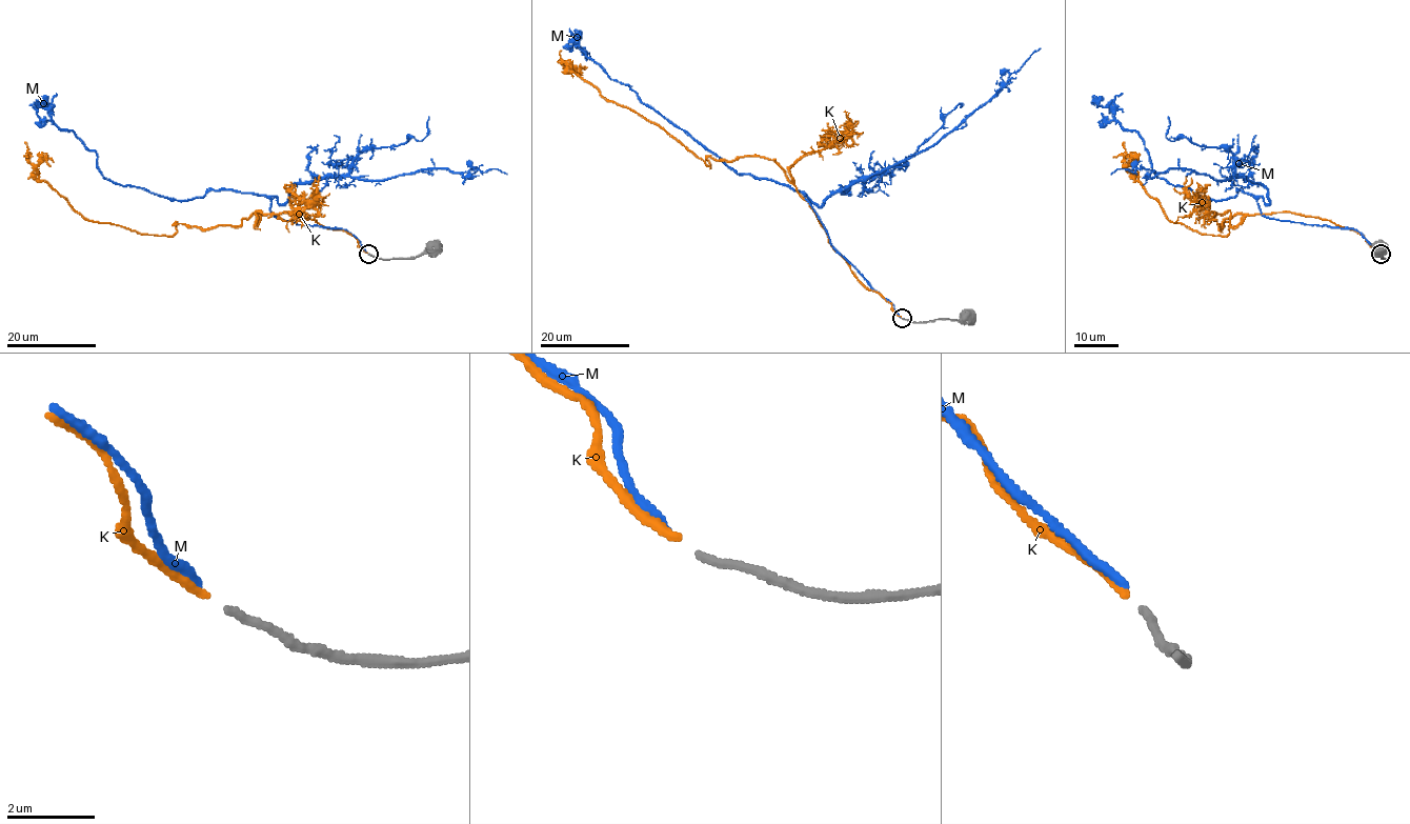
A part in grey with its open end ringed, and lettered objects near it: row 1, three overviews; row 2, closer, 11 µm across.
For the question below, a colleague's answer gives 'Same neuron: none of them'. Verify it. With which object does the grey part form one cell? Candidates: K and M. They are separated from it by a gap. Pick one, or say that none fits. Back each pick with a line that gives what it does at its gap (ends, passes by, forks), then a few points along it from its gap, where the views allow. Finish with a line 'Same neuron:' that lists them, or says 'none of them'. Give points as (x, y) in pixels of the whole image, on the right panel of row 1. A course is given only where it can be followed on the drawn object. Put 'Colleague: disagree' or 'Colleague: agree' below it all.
K: it ends; course (1380, 253), (1291, 212), (1233, 215), (1219, 224), (1226, 236), (1174, 223), (1133, 179), (1123, 142)
Same neuron: K
Colleague: disagree

